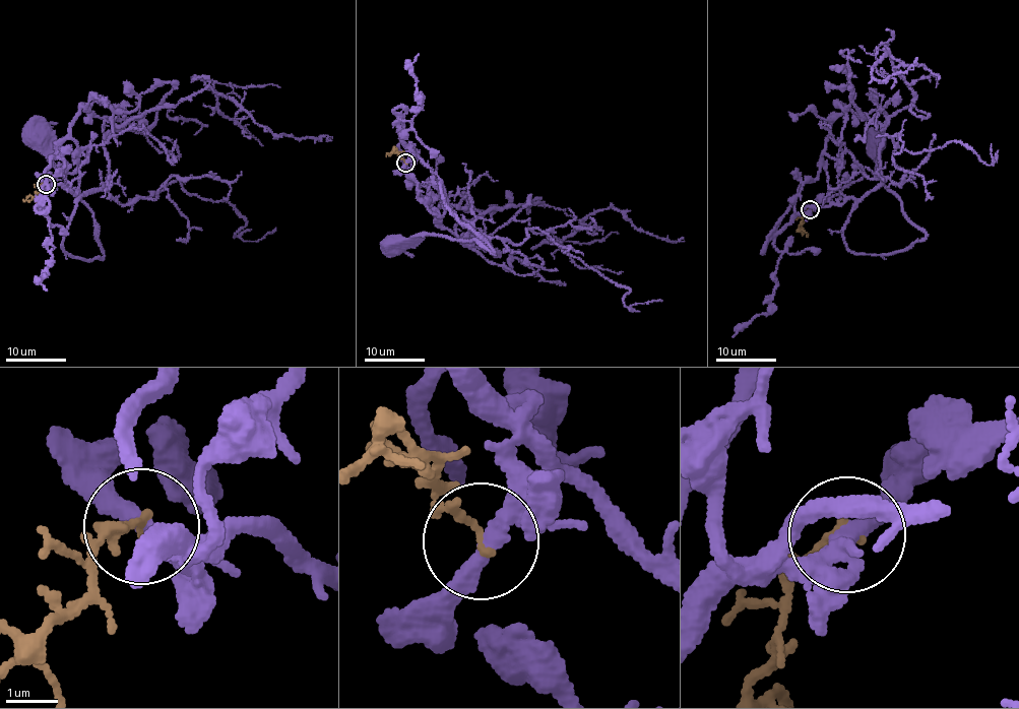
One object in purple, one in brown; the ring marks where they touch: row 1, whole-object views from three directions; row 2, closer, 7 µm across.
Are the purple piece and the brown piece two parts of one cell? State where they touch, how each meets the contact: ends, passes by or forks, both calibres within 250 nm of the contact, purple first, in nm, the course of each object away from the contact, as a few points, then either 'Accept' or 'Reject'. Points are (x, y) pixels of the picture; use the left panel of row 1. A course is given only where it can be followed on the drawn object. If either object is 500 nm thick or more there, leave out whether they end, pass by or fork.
Place: (46, 184). At the ring purple passes by. At the ring brown passes by. Thickness 280 nm (purple) against 120 nm. Course of purple: (47, 184), (77, 191), (61, 248), (91, 260), (104, 256), (92, 213), (35, 139). Course of brown: (47, 184), (29, 200), (22, 199). Reject

